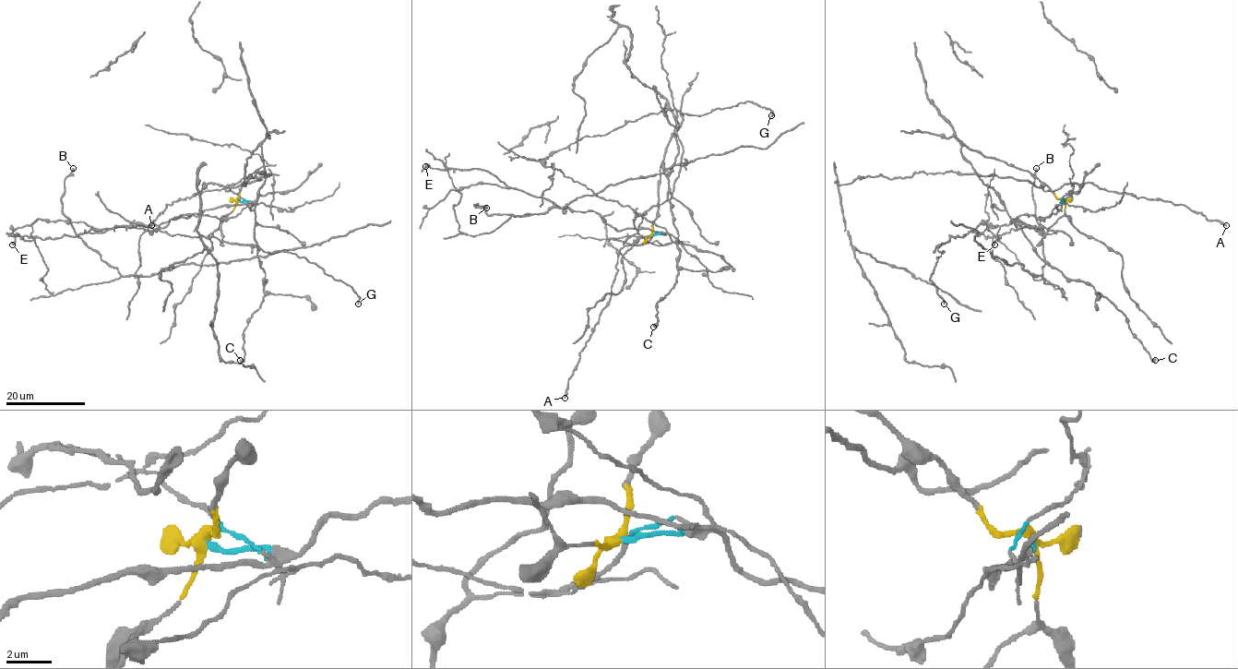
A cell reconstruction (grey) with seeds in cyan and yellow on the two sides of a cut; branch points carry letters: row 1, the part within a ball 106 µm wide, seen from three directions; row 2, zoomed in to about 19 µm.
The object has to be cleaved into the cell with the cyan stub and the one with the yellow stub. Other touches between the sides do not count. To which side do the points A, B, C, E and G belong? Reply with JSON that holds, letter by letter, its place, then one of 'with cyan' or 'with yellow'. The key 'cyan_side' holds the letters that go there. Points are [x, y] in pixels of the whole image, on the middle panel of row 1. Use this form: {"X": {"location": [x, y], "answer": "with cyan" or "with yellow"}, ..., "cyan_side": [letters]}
{"A": {"location": [565, 398], "answer": "with cyan"}, "B": {"location": [486, 208], "answer": "with cyan"}, "C": {"location": [653, 327], "answer": "with yellow"}, "E": {"location": [425, 166], "answer": "with cyan"}, "G": {"location": [771, 115], "answer": "with cyan"}, "cyan_side": ["A", "B", "E", "G"]}

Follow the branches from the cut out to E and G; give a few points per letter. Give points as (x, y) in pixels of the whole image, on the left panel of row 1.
E: (237, 199), (246, 202), (171, 219), (154, 230), (131, 226), (91, 229), (41, 240), (17, 235), (12, 244)
G: (237, 199), (254, 204), (233, 217), (179, 215), (159, 224), (131, 224), (290, 252), (349, 284), (357, 304)

